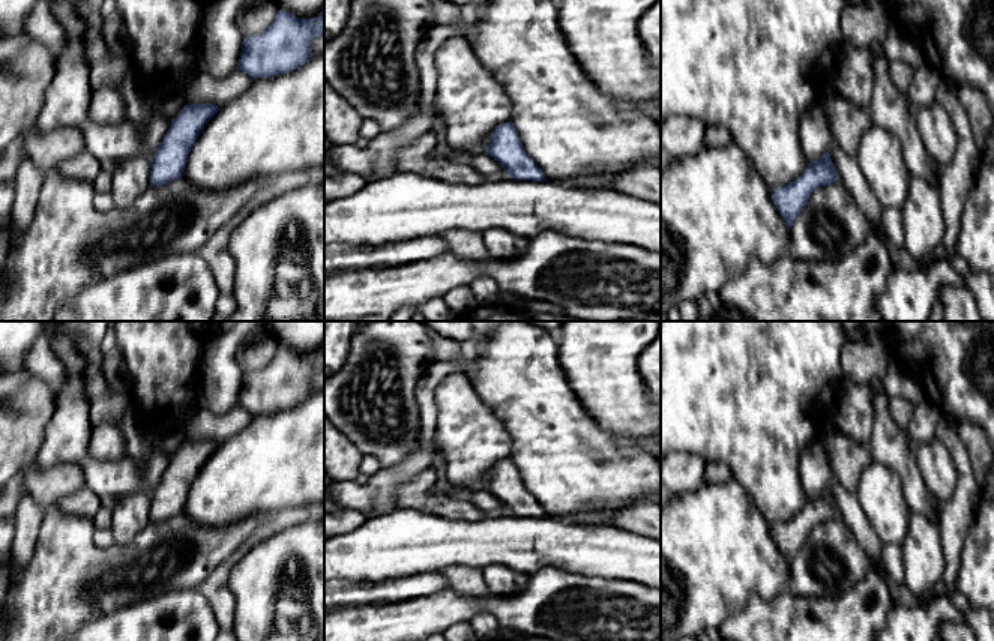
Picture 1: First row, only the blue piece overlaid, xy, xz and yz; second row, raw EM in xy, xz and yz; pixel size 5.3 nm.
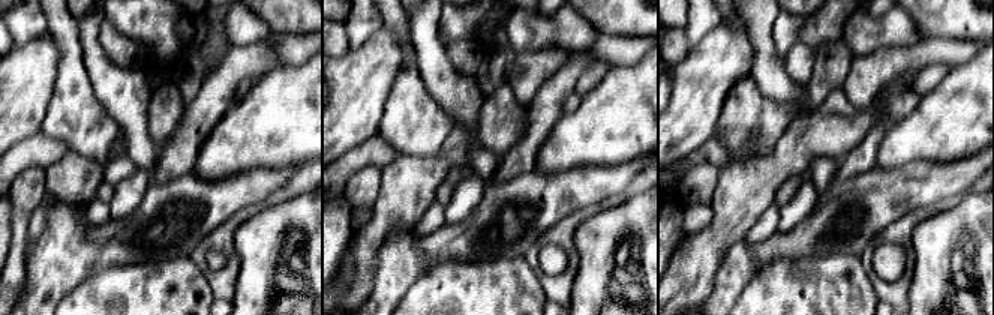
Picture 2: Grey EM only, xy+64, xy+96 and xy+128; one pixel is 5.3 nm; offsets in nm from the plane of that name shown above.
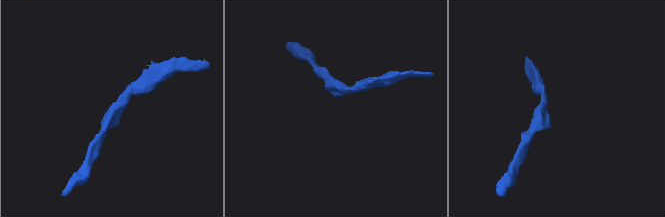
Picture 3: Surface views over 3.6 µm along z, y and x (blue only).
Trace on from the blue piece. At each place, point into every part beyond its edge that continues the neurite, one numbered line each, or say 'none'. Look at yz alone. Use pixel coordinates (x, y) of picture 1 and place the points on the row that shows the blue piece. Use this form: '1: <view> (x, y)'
none

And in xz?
none

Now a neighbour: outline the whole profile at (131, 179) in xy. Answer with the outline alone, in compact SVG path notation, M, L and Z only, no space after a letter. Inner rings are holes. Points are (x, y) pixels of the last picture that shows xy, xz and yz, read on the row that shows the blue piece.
M134 156L116 161L111 176L111 195L114 207L125 210L134 206L150 186L150 161Z

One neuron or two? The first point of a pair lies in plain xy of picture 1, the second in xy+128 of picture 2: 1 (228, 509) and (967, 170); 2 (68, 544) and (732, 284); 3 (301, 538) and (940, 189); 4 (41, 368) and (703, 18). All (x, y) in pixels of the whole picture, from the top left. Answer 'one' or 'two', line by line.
1: two
2: one
3: two
4: one

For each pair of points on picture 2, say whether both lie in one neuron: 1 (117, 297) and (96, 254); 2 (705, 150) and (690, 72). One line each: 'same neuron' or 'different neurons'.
1: different neurons
2: different neurons

